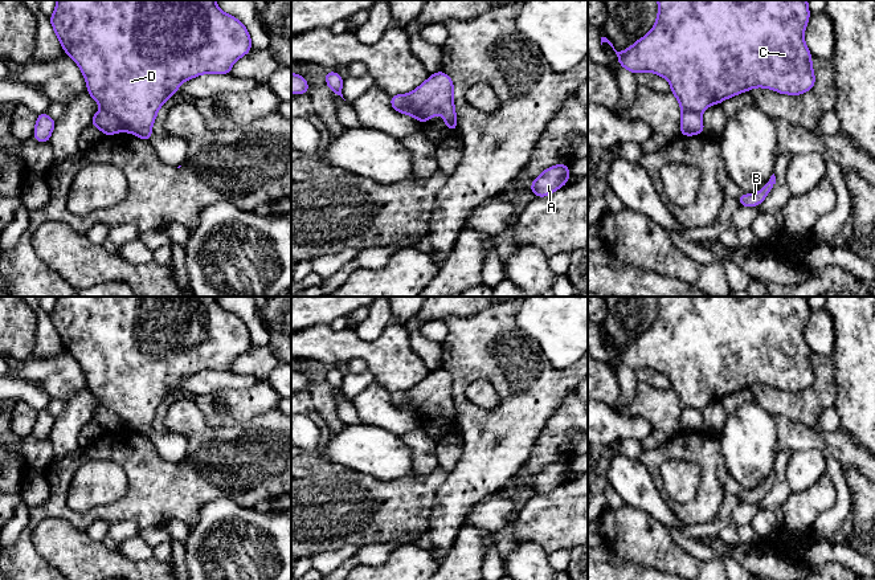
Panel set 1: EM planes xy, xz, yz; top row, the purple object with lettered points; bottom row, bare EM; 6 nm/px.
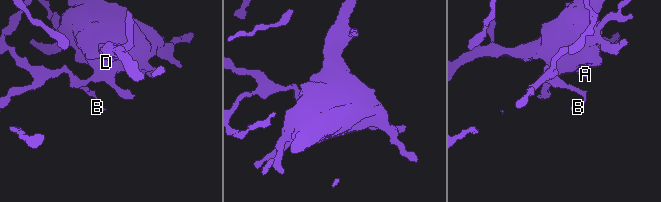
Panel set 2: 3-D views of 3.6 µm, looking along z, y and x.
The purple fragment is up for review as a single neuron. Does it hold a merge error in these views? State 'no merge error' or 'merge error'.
merge error

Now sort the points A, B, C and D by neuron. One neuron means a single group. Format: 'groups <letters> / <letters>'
groups A C D / B

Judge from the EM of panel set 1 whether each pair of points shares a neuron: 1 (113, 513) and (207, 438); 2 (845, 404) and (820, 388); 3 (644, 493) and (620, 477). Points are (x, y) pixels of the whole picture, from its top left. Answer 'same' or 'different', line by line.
1: same
2: different
3: same

